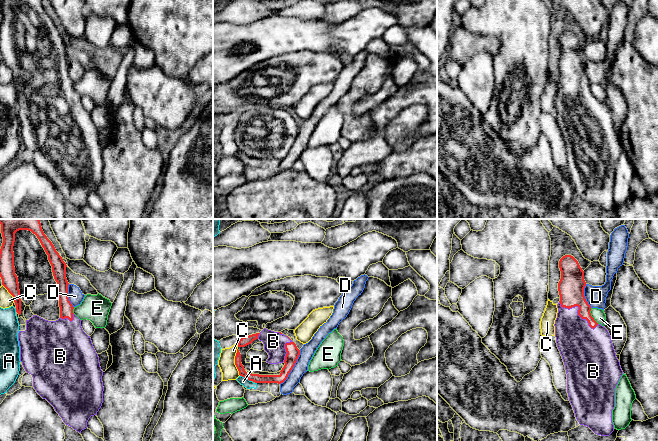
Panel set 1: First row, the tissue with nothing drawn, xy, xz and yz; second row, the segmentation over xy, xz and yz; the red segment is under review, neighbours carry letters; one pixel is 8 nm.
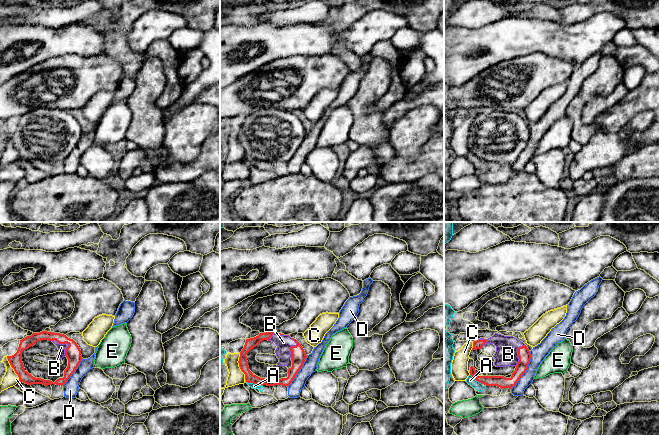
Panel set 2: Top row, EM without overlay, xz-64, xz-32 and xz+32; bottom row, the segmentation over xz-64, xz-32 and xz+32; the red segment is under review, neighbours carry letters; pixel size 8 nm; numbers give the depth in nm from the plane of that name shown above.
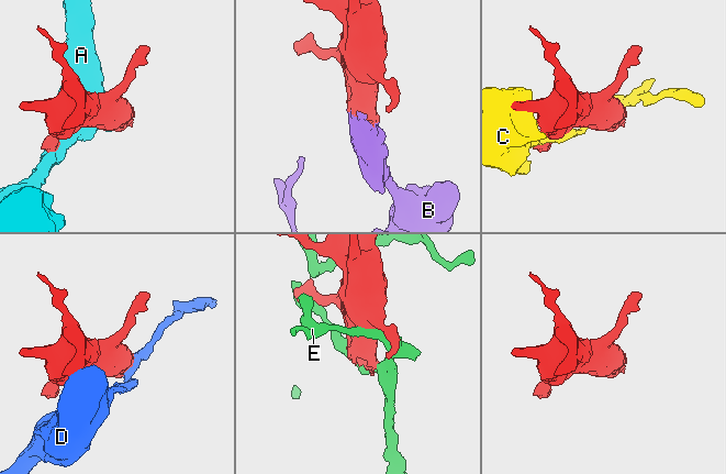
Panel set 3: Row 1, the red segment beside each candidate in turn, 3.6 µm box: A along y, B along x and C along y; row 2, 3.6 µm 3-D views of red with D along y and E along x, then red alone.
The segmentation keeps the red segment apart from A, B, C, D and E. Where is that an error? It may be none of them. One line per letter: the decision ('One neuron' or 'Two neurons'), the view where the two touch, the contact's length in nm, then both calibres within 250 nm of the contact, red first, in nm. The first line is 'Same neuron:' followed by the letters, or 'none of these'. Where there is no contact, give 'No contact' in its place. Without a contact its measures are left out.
Same neuron: B
A: Two neurons. Touches red in xz. Shared border 110 nm. Thickness 70 nm (red) against 70 nm
B: One neuron. Touches red in yz. Shared border 380 nm. Thickness 220 nm (red) against 320 nm
C: Two neurons. Touches red in xz. Shared border 220 nm. Thickness 70 nm (red) against 140 nm
D: Two neurons. Touches red in xz. Shared border 320 nm. Thickness 100 nm (red) against 110 nm
E: Two neurons. Touches red in yz. Shared border 140 nm. Thickness 200 nm (red) against 100 nm

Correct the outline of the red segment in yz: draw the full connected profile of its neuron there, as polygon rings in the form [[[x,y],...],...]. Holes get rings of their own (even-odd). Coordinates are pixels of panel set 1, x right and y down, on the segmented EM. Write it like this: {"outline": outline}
{"outline": [[[565,255],[559,261],[559,268],[561,271],[561,279],[558,283],[560,301],[557,304],[558,313],[554,326],[557,347],[562,356],[567,374],[569,401],[580,425],[589,427],[597,435],[609,436],[614,431],[612,410],[615,407],[615,388],[623,375],[623,371],[616,357],[608,330],[601,324],[598,324],[591,316],[591,306],[584,296],[584,288],[586,286],[584,271],[578,261],[571,255]]]}

